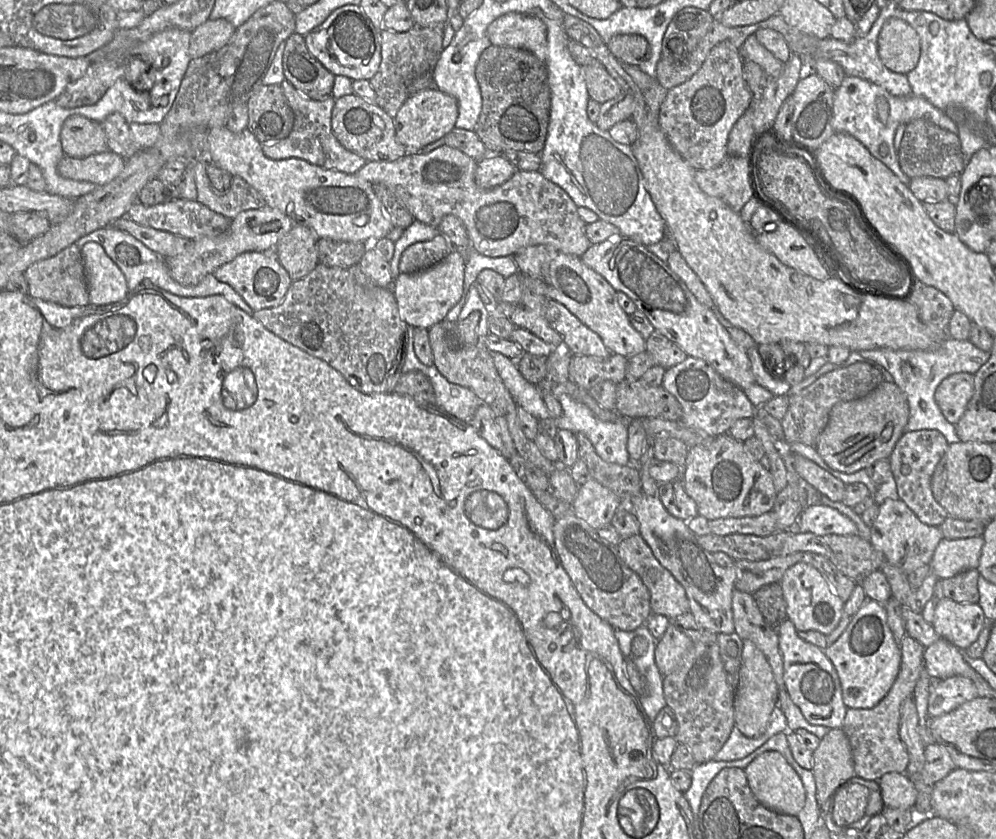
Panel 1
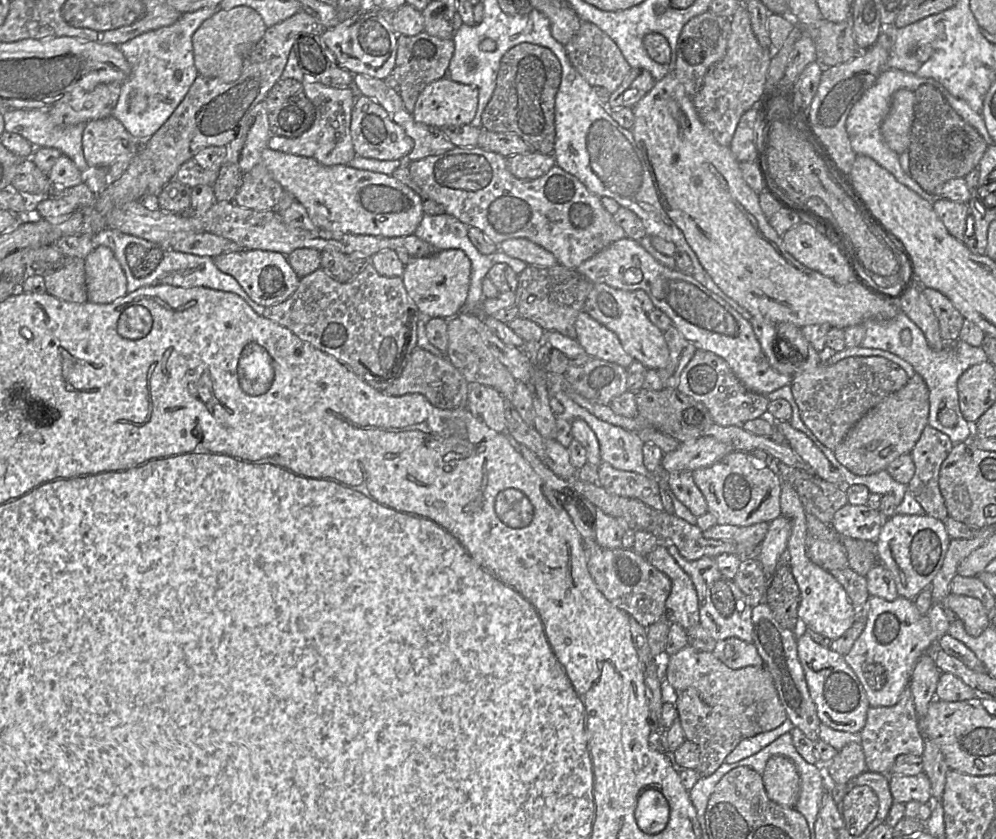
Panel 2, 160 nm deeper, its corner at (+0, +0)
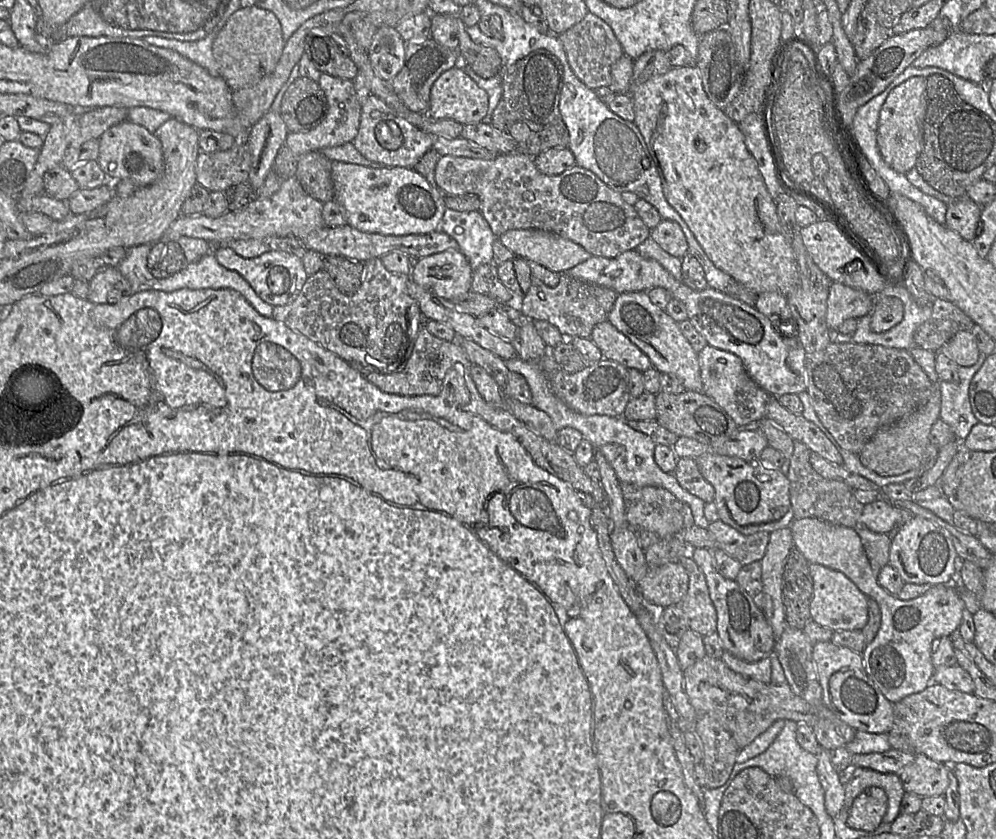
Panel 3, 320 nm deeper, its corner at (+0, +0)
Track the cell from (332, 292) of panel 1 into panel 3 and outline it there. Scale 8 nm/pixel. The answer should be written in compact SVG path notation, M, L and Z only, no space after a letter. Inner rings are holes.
M372 258L364 264L363 281L356 293L342 293L322 269L308 277L292 303L273 307L272 318L334 353L350 366L357 362L379 373L397 373L403 370L403 360L408 361L425 320L418 302L411 295L409 276L388 271L381 258Z

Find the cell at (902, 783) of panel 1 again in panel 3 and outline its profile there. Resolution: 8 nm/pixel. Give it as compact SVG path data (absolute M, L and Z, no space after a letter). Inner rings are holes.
M918 753L897 774L906 792L914 793L922 798L944 796L950 781L951 766Z

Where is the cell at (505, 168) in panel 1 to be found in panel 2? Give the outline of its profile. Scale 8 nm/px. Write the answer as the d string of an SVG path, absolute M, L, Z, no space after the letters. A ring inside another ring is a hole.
M532 152L507 157L508 170L518 179L530 181L545 175L556 166L553 154Z

